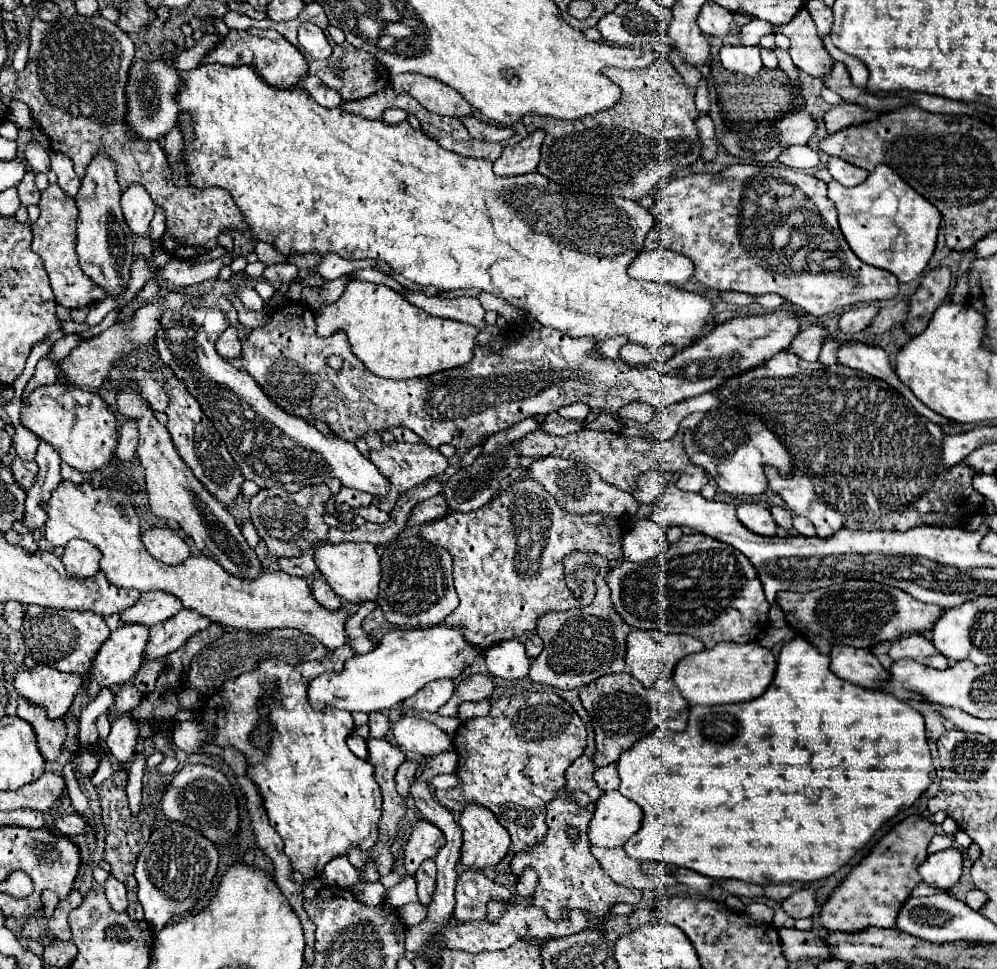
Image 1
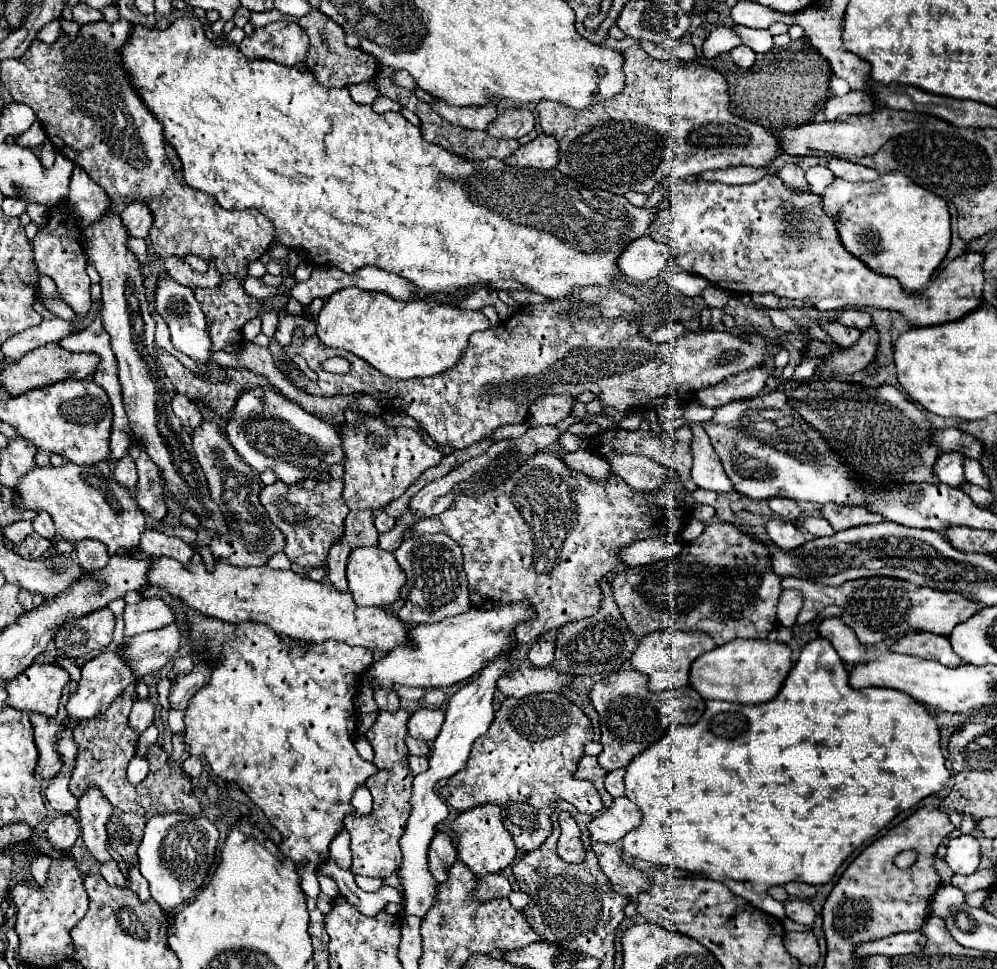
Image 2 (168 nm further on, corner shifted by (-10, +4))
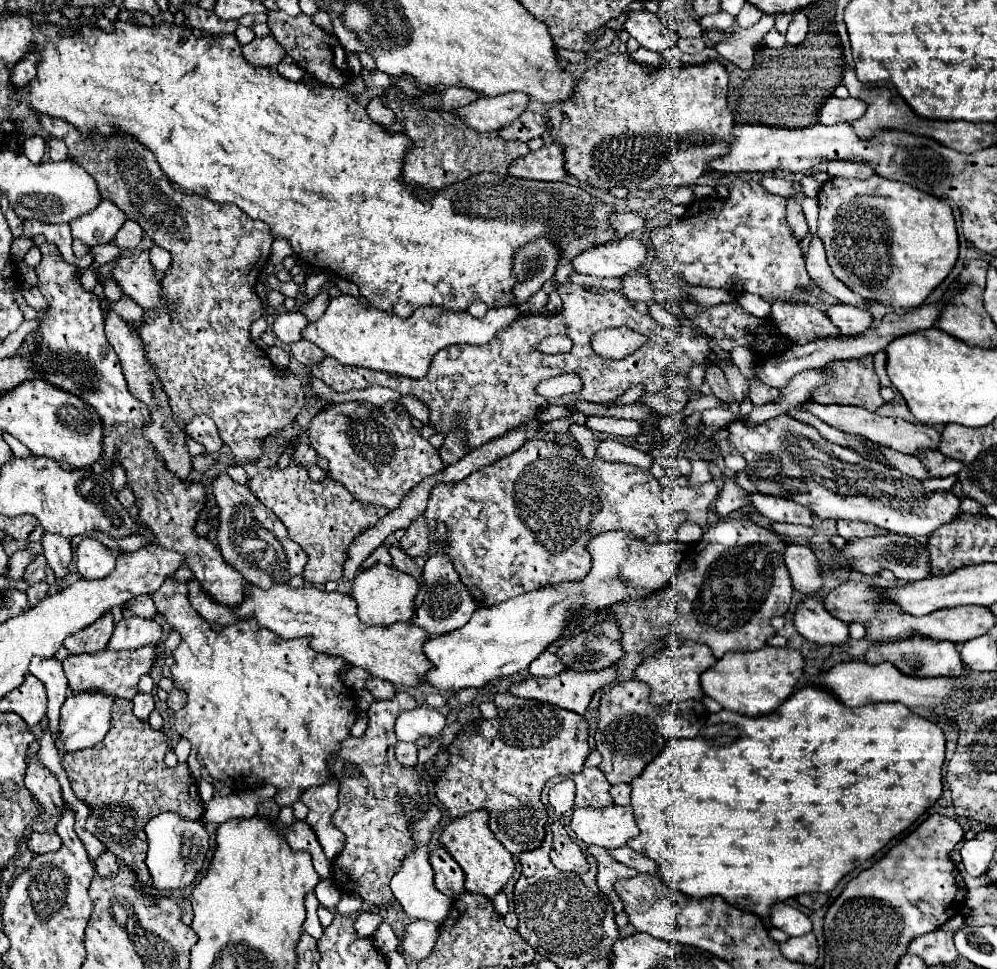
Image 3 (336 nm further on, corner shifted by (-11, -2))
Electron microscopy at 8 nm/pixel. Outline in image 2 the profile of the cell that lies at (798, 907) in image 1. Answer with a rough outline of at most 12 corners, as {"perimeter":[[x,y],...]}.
{"perimeter":[[807,899],[785,903],[785,915],[799,925],[813,925],[815,911]]}

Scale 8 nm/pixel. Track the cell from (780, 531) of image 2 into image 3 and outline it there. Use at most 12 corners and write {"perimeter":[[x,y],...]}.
{"perimeter":[[788,543],[784,549],[796,591],[812,593],[824,585],[810,547]]}

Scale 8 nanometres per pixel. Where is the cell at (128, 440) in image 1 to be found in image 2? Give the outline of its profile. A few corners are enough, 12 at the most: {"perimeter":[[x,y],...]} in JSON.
{"perimeter":[[129,455],[117,461],[113,475],[119,485],[137,483],[135,461]]}

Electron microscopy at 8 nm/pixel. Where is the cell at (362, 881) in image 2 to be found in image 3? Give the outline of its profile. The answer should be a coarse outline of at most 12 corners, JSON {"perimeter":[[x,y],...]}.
{"perimeter":[[343,893],[335,909],[341,914],[357,913],[363,904],[356,893]]}

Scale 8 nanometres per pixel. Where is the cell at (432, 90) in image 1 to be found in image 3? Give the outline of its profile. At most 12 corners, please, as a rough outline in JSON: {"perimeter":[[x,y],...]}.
{"perimeter":[[528,95],[480,97],[456,109],[458,119],[478,131],[512,123]]}

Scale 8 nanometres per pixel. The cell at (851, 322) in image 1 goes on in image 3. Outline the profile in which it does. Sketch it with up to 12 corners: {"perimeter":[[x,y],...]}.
{"perimeter":[[832,305],[826,315],[842,335],[870,329],[872,315],[852,305]]}

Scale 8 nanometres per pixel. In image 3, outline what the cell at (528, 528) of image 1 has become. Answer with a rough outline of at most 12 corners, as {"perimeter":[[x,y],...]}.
{"perimeter":[[532,437],[426,515],[478,605],[582,581],[588,541],[706,529],[714,483]]}

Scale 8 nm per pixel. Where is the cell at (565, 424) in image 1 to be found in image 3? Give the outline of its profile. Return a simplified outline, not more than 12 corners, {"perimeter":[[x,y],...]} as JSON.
{"perimeter":[[422,513],[400,539],[410,557],[428,553],[428,519]]}

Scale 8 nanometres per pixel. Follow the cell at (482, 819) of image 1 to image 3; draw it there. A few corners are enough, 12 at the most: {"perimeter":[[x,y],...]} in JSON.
{"perimeter":[[488,809],[452,819],[440,841],[466,891],[494,897],[514,875]]}

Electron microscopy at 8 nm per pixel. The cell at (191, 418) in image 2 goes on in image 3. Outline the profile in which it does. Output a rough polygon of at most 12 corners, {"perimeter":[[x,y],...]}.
{"perimeter":[[194,417],[184,431],[208,453],[224,445],[210,417]]}

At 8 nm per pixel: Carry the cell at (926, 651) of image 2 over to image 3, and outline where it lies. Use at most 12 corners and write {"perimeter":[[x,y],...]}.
{"perimeter":[[914,635],[874,643],[866,663],[894,663],[914,677],[960,677],[950,641]]}

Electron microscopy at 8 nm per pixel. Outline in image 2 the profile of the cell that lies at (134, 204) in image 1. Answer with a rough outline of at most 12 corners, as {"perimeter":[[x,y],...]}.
{"perimeter":[[129,203],[121,223],[131,237],[147,237],[151,209]]}

